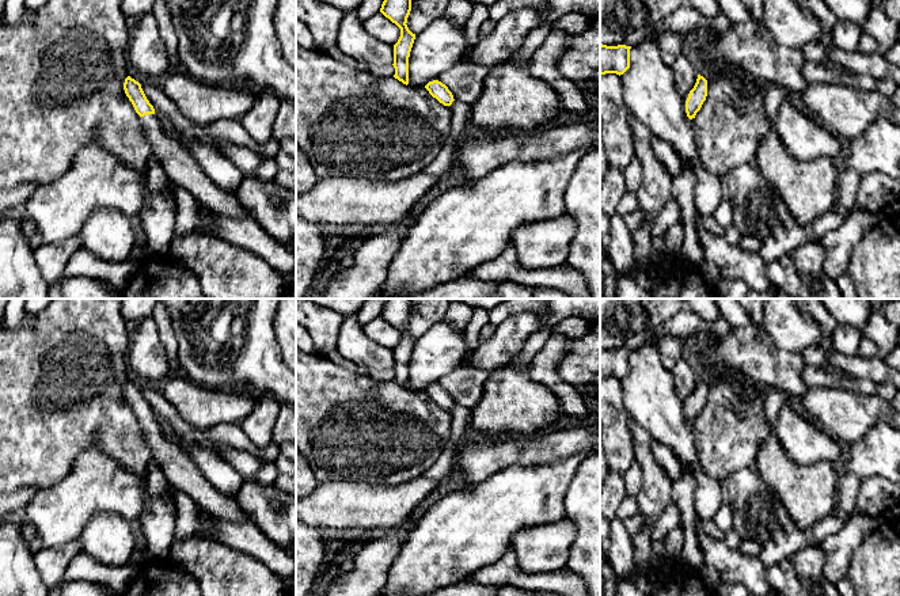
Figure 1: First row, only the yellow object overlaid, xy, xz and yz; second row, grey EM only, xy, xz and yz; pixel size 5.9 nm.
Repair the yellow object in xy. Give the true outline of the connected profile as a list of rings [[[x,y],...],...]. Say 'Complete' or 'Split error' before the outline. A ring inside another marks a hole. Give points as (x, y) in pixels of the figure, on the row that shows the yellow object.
Split error. [[[128,76],[124,90],[140,115],[148,144],[153,149],[155,160],[163,167],[167,176],[187,189],[208,209],[219,215],[248,217],[243,208],[239,206],[233,191],[219,187],[204,172],[190,151],[166,134],[141,84]]]

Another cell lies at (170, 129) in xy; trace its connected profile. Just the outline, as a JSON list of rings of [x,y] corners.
[[[155,111],[159,124],[162,125],[163,130],[166,132],[166,134],[168,137],[171,137],[172,140],[178,141],[179,144],[186,144],[186,143],[197,143],[197,144],[204,144],[204,145],[209,145],[213,149],[216,149],[217,152],[221,152],[220,145],[217,144],[219,138],[212,137],[212,136],[204,136],[204,137],[195,137],[191,134],[183,134],[182,132],[179,132],[176,129],[176,126],[168,121],[164,115],[162,115],[160,113]]]

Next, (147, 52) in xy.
[[[153,14],[138,19],[128,45],[128,60],[145,77],[160,81],[170,69],[170,50],[162,39]]]

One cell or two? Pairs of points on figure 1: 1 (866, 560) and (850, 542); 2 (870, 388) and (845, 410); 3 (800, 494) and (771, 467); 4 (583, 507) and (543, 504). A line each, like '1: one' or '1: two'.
1: two
2: two
3: one
4: two

